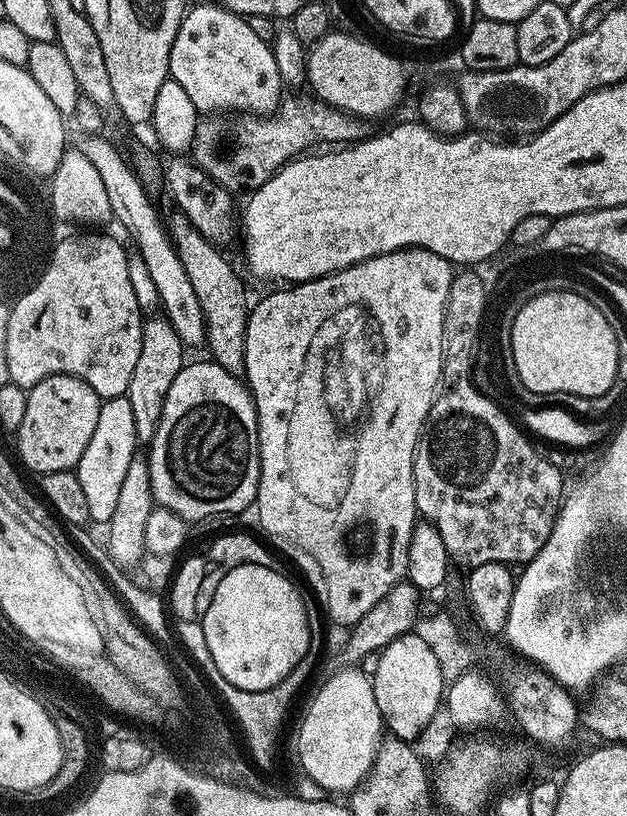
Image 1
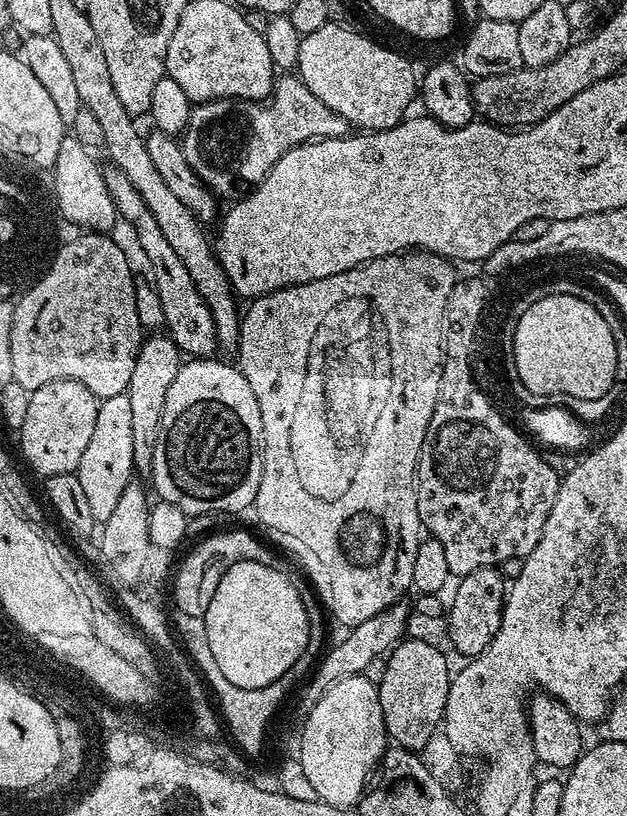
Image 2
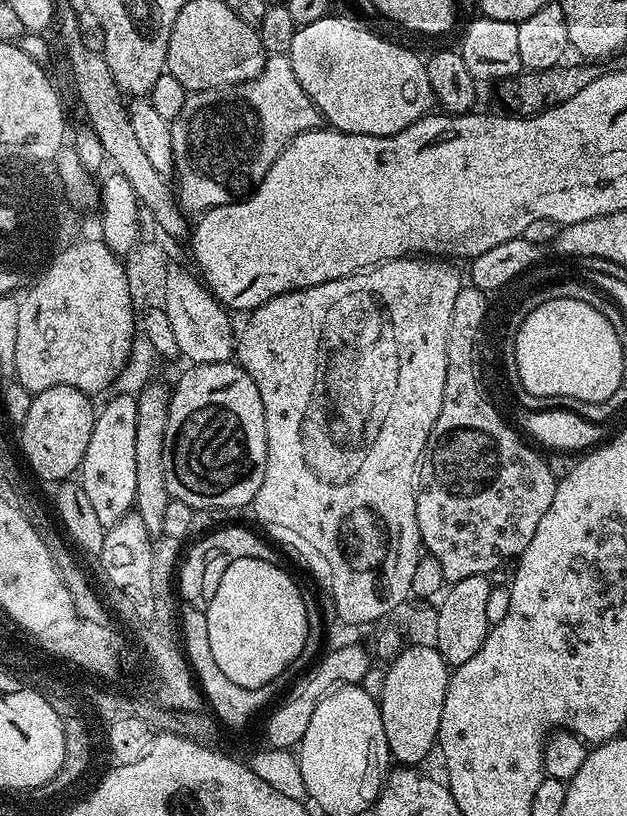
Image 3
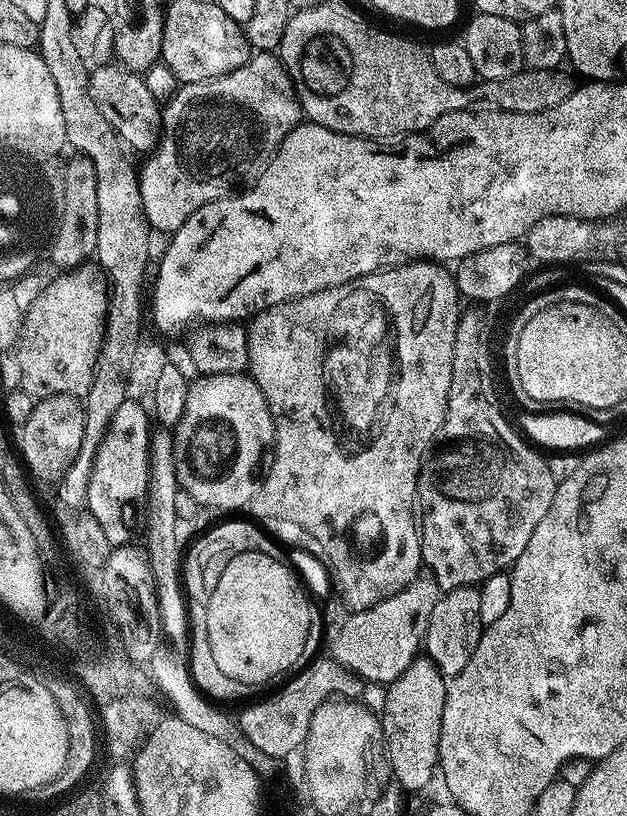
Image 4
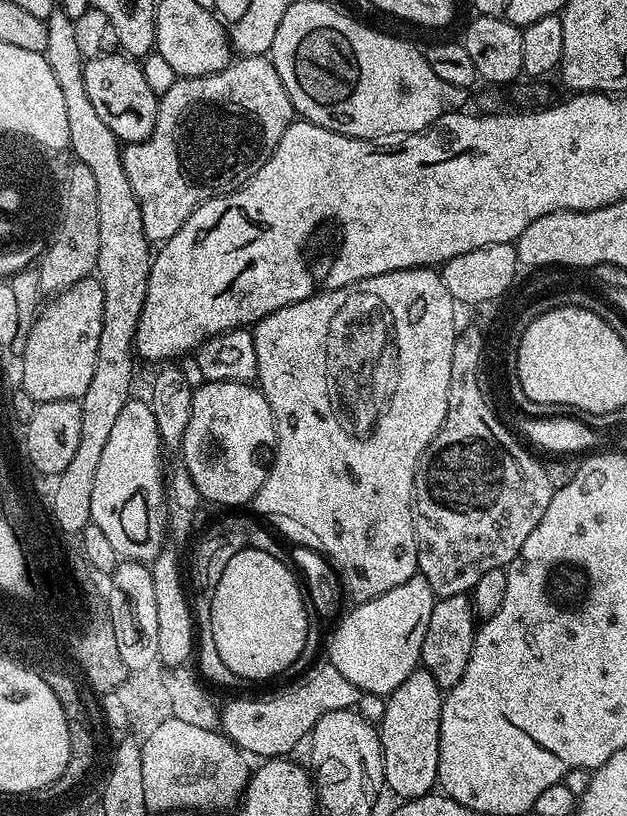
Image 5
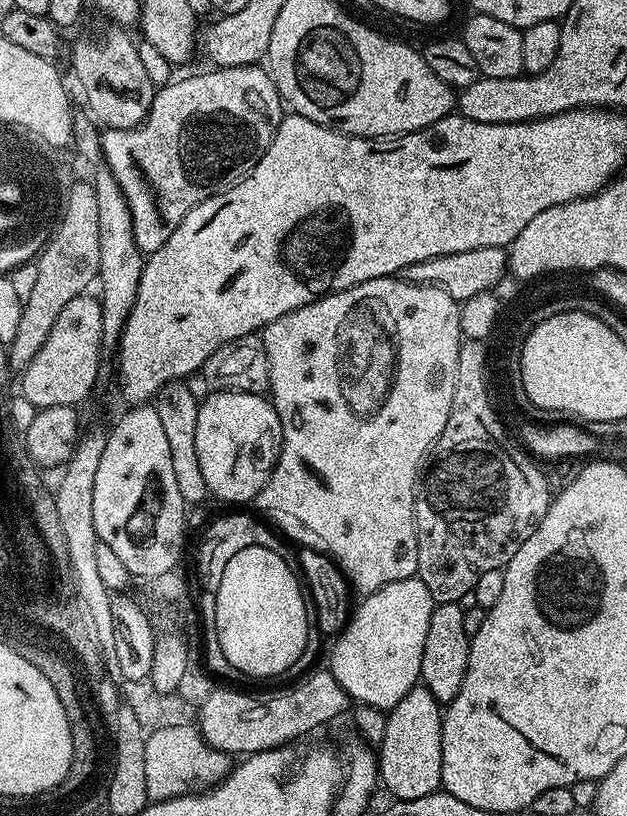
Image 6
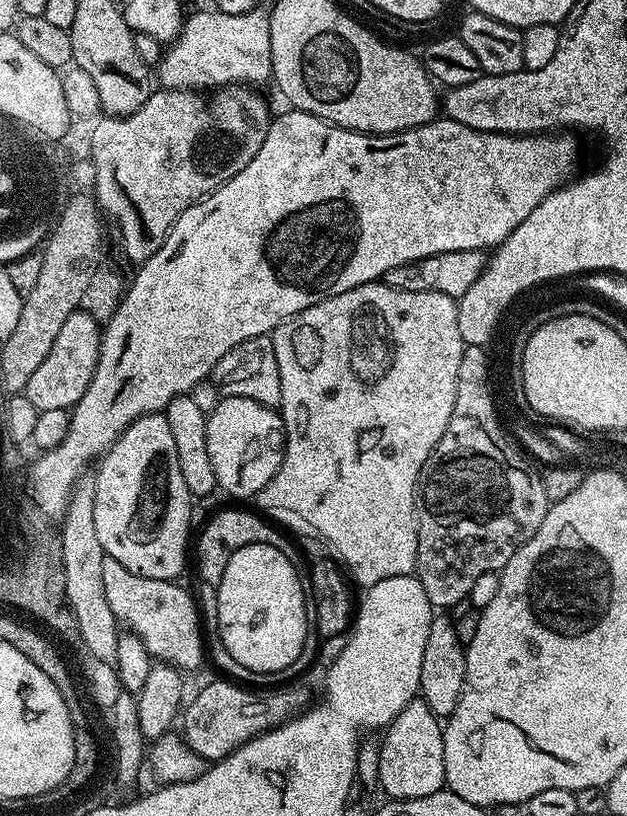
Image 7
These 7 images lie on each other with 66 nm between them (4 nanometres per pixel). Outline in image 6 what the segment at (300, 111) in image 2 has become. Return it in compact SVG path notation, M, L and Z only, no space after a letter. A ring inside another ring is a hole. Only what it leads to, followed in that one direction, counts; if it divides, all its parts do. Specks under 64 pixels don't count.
M247 64L233 68L213 67L211 71L201 76L184 76L181 80L176 78L157 87L150 110L138 127L104 128L100 137L103 163L114 174L130 206L134 242L138 242L145 254L158 251L194 206L251 176L254 165L272 145L276 125L286 115L286 104L267 67Z

